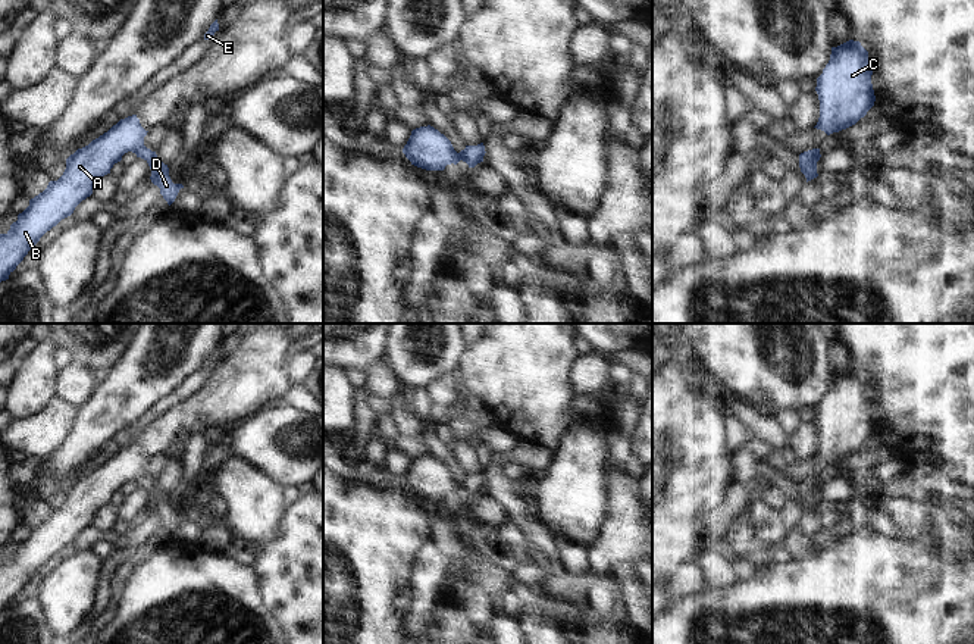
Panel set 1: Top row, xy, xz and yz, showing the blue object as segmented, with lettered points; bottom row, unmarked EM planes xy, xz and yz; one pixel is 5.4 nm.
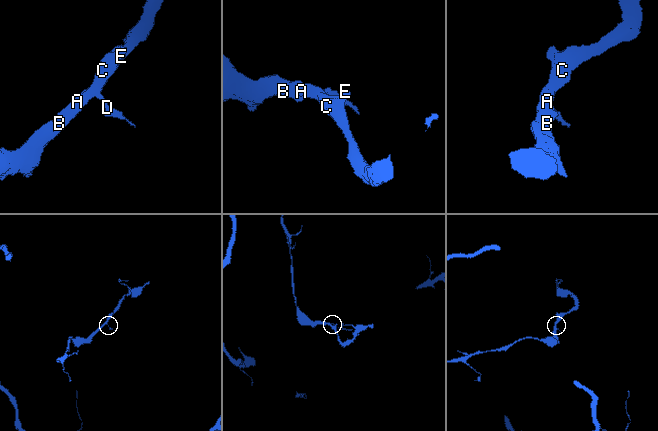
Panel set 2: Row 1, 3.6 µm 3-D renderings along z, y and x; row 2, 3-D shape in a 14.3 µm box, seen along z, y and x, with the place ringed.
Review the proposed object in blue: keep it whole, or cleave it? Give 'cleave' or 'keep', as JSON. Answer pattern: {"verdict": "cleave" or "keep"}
{"verdict": "keep"}

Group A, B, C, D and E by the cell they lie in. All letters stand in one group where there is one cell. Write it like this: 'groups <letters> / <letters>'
groups A B C D E

